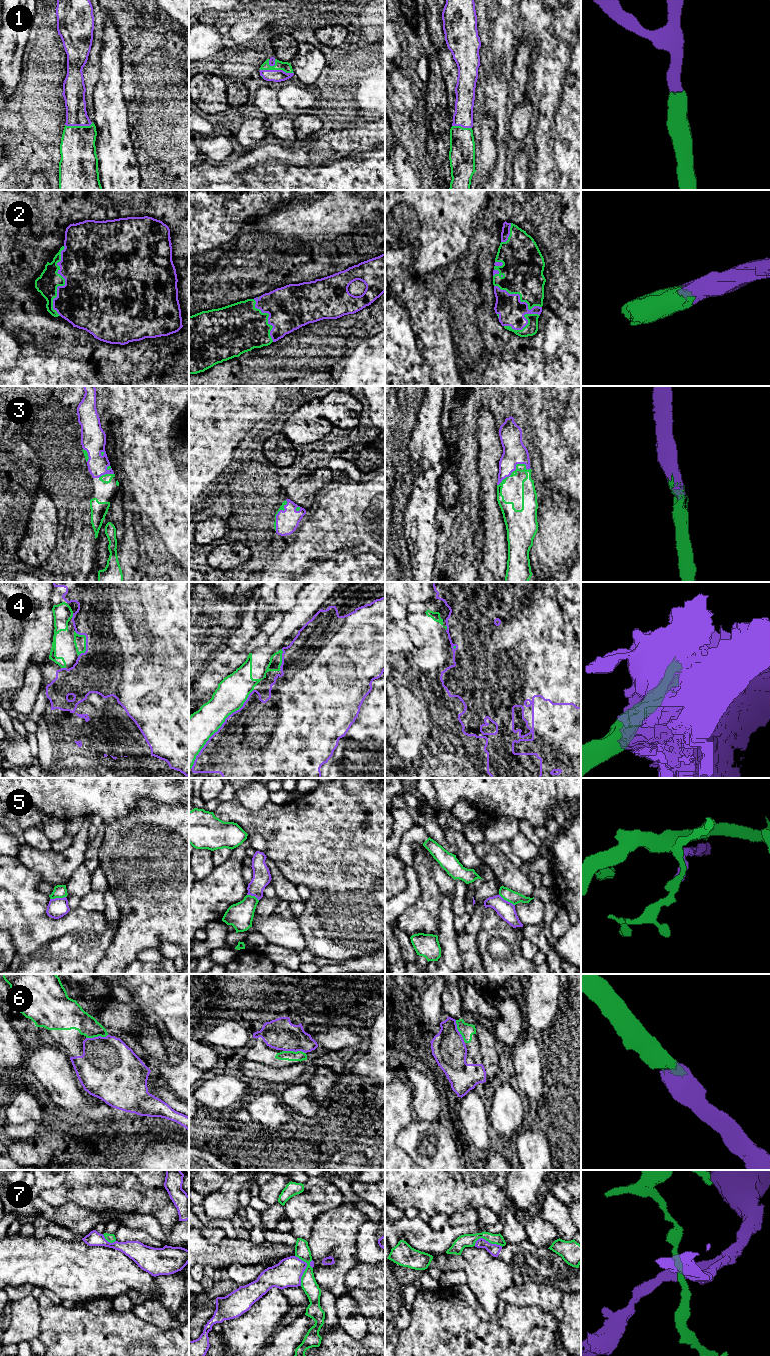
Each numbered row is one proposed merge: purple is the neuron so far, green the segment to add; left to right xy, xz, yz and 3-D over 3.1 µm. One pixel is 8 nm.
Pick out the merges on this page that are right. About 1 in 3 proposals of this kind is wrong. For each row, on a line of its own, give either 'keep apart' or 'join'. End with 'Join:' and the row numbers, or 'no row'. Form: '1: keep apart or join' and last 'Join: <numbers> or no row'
1: join
2: join
3: join
4: keep apart
5: keep apart
6: join
7: keep apart
Join: 1, 2, 3, 6

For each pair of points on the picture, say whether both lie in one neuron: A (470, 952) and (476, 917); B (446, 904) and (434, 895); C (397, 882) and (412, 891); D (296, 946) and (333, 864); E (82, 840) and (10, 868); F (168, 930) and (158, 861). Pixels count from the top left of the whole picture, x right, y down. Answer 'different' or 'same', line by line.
A: same
B: different
C: different
D: different
E: different
F: same

